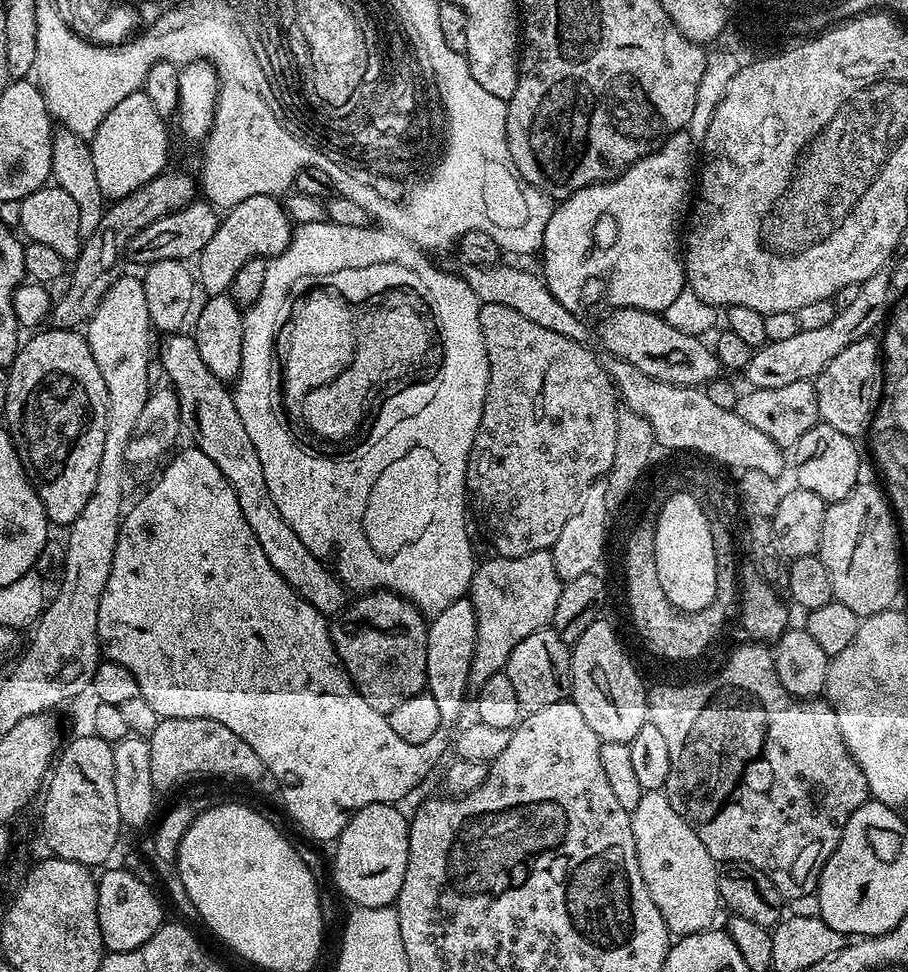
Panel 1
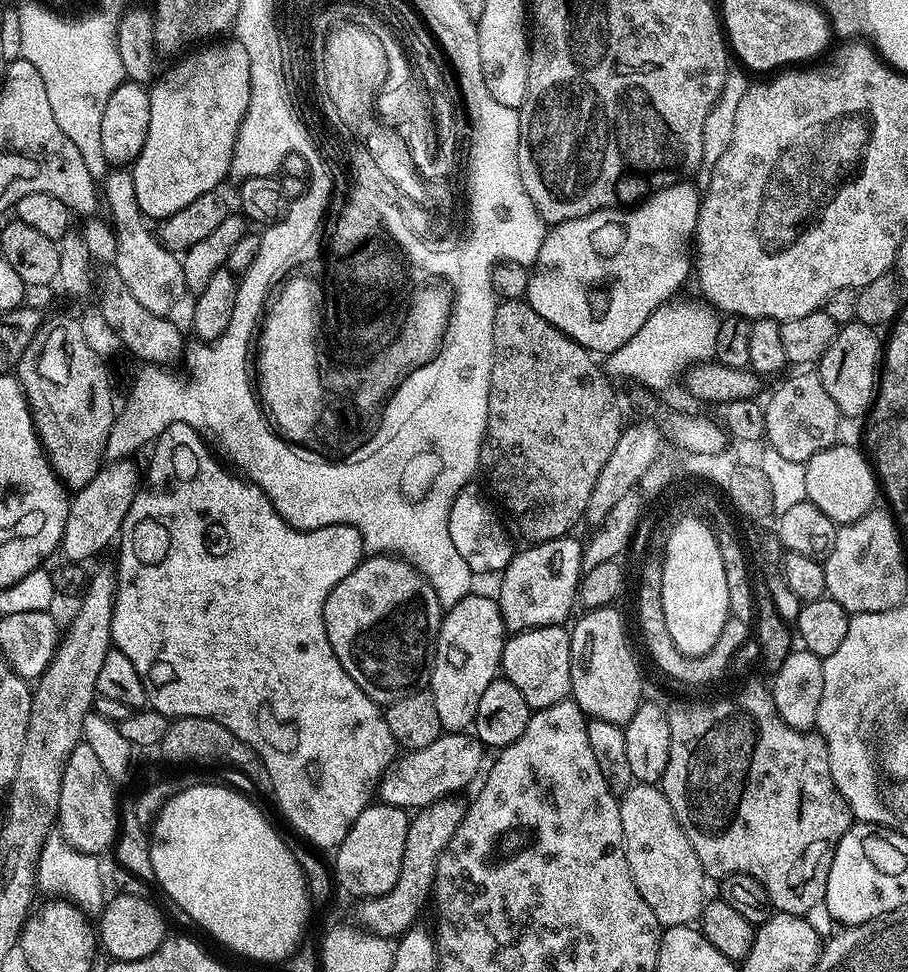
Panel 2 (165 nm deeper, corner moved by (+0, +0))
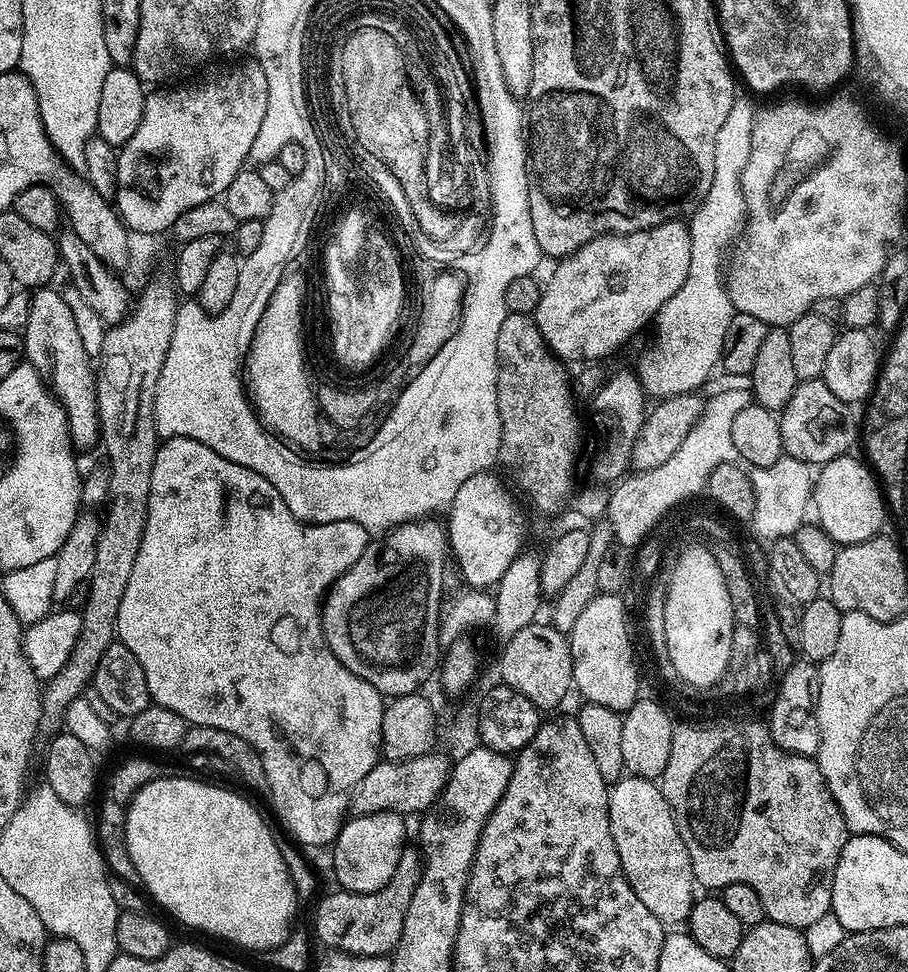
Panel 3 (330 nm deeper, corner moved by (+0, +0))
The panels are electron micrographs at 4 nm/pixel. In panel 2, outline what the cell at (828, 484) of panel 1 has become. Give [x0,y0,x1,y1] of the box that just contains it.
[804,442,878,526]

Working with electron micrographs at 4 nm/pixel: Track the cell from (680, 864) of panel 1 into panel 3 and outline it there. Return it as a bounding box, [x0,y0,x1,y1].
[608,774,698,926]

